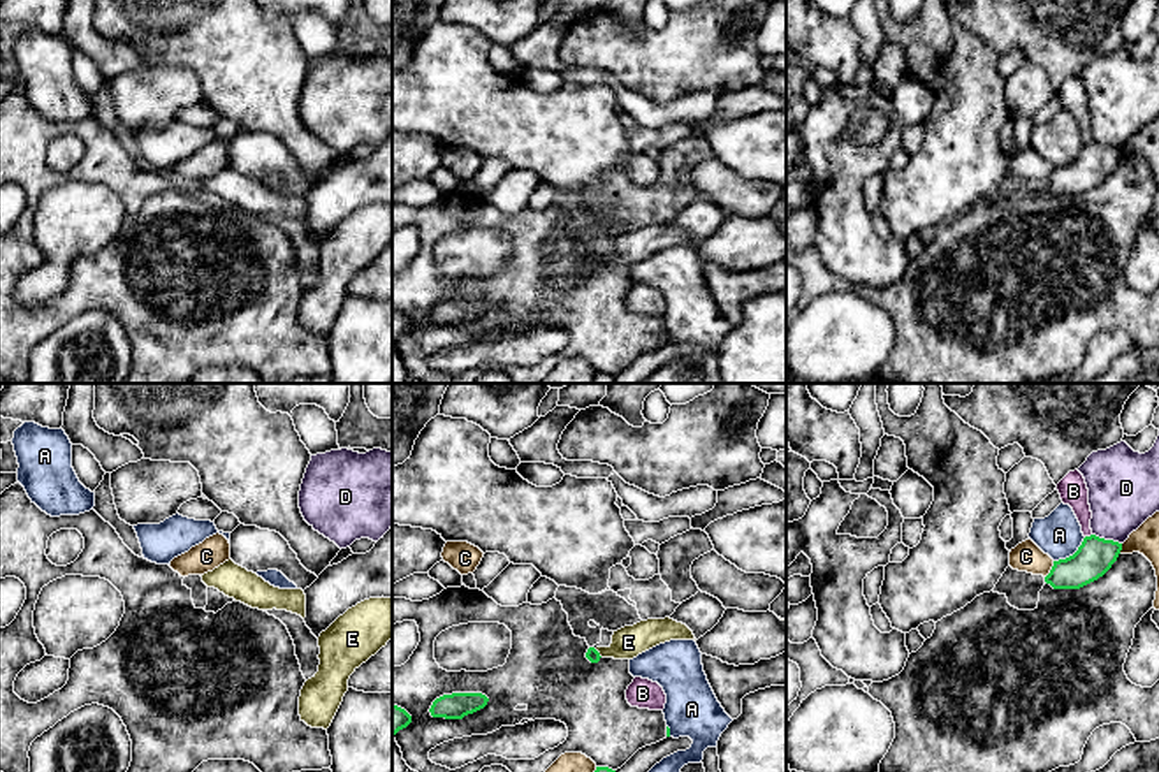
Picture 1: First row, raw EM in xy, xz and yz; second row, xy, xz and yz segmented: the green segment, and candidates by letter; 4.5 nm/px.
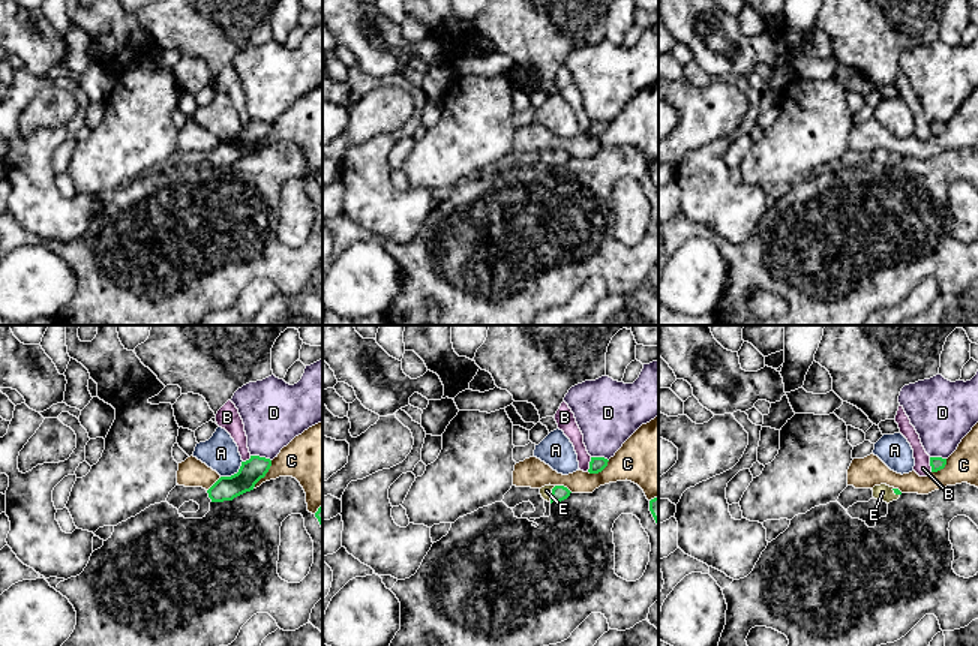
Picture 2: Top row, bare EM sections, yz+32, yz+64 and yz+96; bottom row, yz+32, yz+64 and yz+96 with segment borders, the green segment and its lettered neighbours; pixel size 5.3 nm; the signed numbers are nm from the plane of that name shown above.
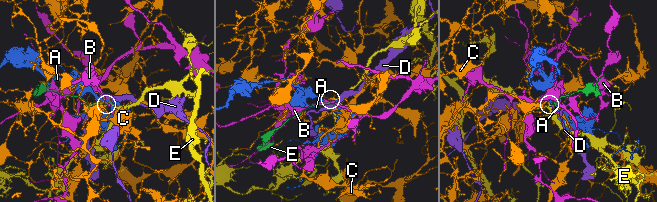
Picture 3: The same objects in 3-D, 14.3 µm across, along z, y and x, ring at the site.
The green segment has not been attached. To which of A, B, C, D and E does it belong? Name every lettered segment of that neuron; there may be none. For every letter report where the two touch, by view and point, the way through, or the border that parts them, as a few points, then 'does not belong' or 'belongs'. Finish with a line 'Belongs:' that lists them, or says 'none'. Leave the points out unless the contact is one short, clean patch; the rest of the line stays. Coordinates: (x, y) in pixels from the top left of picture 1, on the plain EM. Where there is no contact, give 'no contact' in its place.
A: meets green in yz at (1073, 160); does not belong
B: meets green in yz at (1087, 143); does not belong
C: meets green in yz at (1050, 176); does not belong
D: meets green in yz at (1107, 146); does not belong
E: meets green in xz at (598, 259); runs through xz (591, 261), (598, 259), (616, 257), (628, 248); belongs
Belongs: E

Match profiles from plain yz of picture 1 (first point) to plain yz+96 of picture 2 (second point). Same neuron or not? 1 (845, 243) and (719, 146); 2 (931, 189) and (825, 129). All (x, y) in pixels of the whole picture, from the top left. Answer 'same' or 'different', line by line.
1: same
2: same

